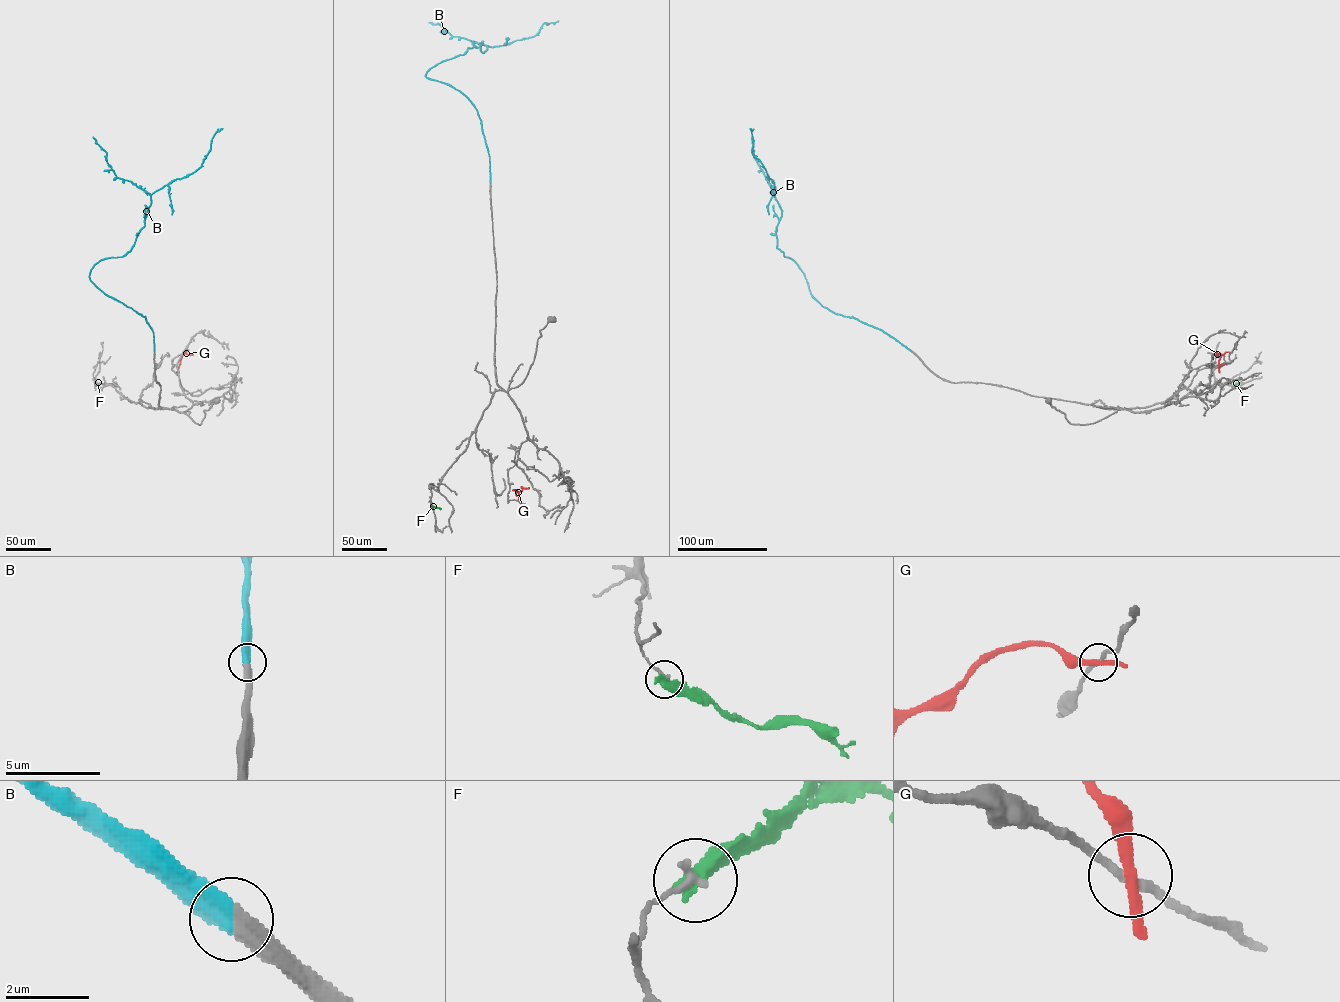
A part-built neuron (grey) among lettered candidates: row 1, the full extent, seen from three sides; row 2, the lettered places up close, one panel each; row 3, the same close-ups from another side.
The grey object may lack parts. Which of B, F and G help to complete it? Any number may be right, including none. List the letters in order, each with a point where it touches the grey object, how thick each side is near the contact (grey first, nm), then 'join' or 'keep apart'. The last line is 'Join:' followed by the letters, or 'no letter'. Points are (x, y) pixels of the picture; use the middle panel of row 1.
B: (490, 182) | 440/480 nm | join
F: (432, 505) | 170/480 nm | keep apart
G: (520, 502) | 190/280 nm | keep apart
Join: B

